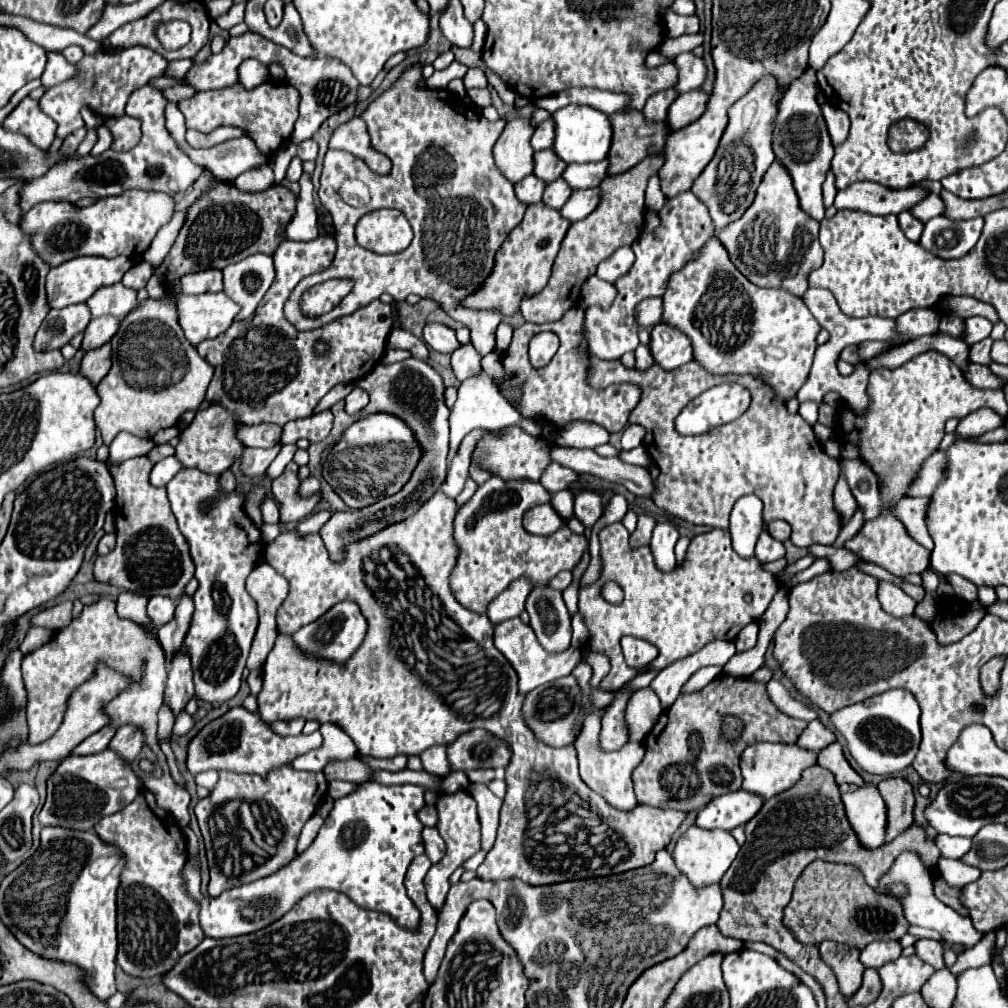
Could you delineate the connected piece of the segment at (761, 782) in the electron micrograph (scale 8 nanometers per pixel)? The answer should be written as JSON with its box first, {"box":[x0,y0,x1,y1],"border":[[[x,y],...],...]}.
{"box":[741,742,817,798],"border":[[[755,742],[753,746],[745,748],[741,754],[741,772],[743,772],[743,788],[759,794],[763,798],[777,796],[779,792],[791,788],[799,778],[801,772],[809,766],[817,764],[815,750],[803,750],[797,744],[773,744],[773,742]]]}

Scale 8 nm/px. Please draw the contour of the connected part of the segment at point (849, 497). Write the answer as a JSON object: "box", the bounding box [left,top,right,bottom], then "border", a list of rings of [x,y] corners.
{"box":[833,471,857,522],"border":[[[840,471],[840,476],[834,489],[833,500],[835,508],[843,514],[845,522],[849,522],[849,518],[853,516],[853,512],[857,508],[857,500],[853,498],[853,494],[851,494],[851,490],[842,471]]]}

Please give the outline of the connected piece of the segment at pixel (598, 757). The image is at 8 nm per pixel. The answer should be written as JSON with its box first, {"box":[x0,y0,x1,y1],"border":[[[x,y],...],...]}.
{"box":[575,714,645,810],"border":[[[589,714],[583,720],[583,728],[575,740],[575,748],[577,748],[577,756],[579,756],[579,772],[581,772],[583,782],[591,790],[601,794],[613,808],[631,810],[637,804],[631,774],[633,774],[635,766],[643,760],[645,746],[641,742],[627,742],[627,746],[623,746],[621,750],[603,752],[603,748],[599,746],[599,720],[595,714]]]}

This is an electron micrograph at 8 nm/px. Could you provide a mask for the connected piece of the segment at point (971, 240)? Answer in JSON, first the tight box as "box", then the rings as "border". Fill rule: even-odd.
{"box":[919,218,983,260],"border":[[[931,218],[925,224],[925,232],[919,244],[945,260],[961,258],[977,244],[981,228],[983,218],[971,218],[959,222],[949,218]]]}

